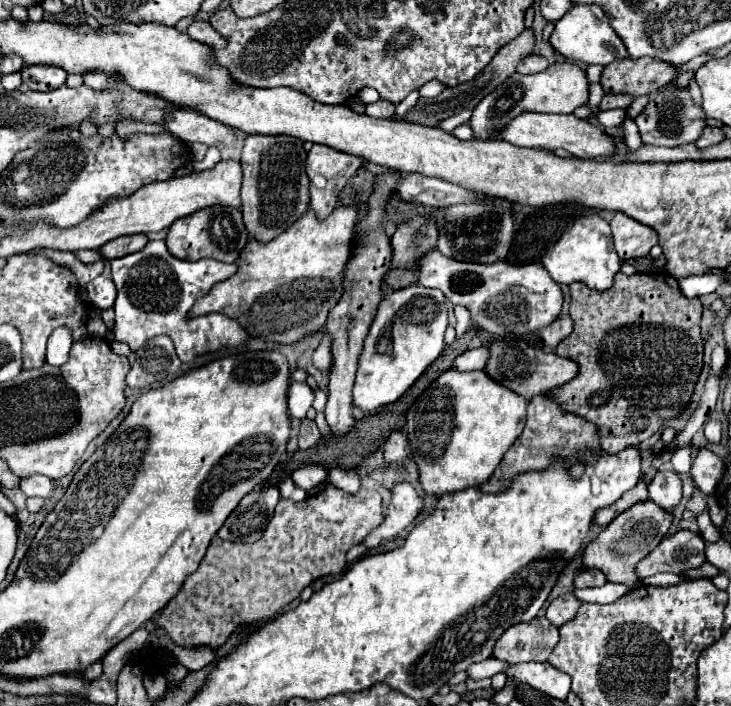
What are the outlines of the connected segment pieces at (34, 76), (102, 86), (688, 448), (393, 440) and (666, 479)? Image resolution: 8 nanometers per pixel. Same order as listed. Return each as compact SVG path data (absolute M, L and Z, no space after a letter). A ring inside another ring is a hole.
M34 64L22 68L22 82L36 92L50 92L66 82L66 70L48 64Z
M88 72L82 76L84 78L84 84L92 90L98 90L98 92L104 92L106 88L110 88L108 84L108 78L102 74L102 72Z
M692 440L688 442L688 444L684 444L684 446L680 446L674 454L672 454L672 458L670 458L670 464L672 464L672 468L676 470L676 472L688 472L688 468L690 468L690 454L692 454Z
M392 432L388 442L386 442L386 462L396 466L396 464L402 464L404 458L408 456L408 440L406 440L406 434L404 432Z
M662 470L648 484L650 500L654 500L660 508L672 510L682 500L682 480L672 470Z

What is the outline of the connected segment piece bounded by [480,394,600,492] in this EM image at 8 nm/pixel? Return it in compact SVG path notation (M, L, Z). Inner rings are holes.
M536 396L528 402L528 420L524 432L516 438L516 442L508 448L506 456L498 464L496 472L490 476L490 480L480 486L482 492L500 492L508 488L510 480L520 474L520 472L530 472L530 470L544 470L548 468L548 462L556 454L564 456L568 462L576 462L576 452L584 448L600 448L600 442L596 440L596 428L588 424L586 420L580 420L578 416L560 412L554 400L548 400L548 396Z

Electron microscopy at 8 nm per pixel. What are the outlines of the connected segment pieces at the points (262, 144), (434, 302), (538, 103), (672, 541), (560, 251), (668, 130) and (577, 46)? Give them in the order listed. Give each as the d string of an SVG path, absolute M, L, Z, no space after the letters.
M252 134L246 138L240 164L244 172L244 186L242 186L244 226L250 238L266 244L274 240L278 234L282 234L284 228L288 230L308 210L310 180L306 174L304 142L284 134L278 136Z
M406 286L402 290L388 292L378 304L378 312L364 340L354 382L354 404L372 412L378 406L398 400L444 350L446 328L446 296L440 290Z
M552 64L544 72L528 76L514 72L508 80L504 80L504 84L500 84L500 88L482 98L482 102L474 108L470 126L478 140L488 140L492 138L488 128L502 128L508 120L512 120L520 112L570 114L588 102L588 94L590 94L590 80L586 76L586 70L580 68L578 64Z
M678 530L676 534L666 536L652 554L648 554L636 564L636 576L644 580L658 572L686 574L688 570L702 568L704 564L706 544L704 540L700 540L700 534L690 530Z
M600 214L576 218L576 222L562 234L562 238L548 248L548 252L542 258L542 264L554 282L582 282L598 292L610 290L614 284L614 276L620 272L620 256L614 248L610 226Z
M666 88L662 92L656 92L650 100L650 104L642 110L642 114L636 118L640 136L644 144L650 146L682 146L696 142L702 128L706 126L706 116L704 110L692 104L688 88Z
M572 6L560 22L556 22L556 28L550 36L550 42L556 52L560 52L566 58L572 58L576 62L584 64L610 64L610 58L626 58L628 50L624 48L624 42L620 36L616 36L614 28L610 26L608 16L602 12L602 8L596 6Z

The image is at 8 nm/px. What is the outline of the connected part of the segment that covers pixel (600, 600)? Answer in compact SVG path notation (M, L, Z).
M608 582L600 588L582 588L582 590L574 590L574 594L582 600L582 602L596 602L596 604L608 604L612 600L618 600L622 596L626 596L630 590L640 588L642 584L634 584L634 586L626 586L626 584L614 584Z

